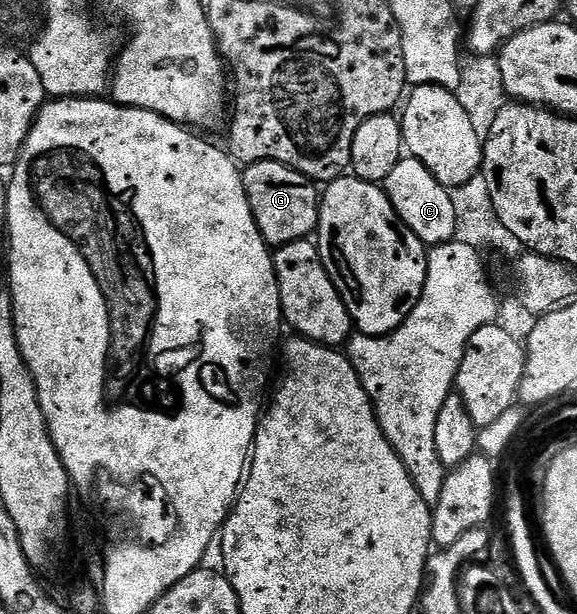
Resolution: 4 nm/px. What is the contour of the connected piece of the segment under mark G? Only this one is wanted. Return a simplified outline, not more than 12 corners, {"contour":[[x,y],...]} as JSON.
{"contour":[[252,162],[242,183],[267,246],[317,231],[320,190],[299,170]]}

